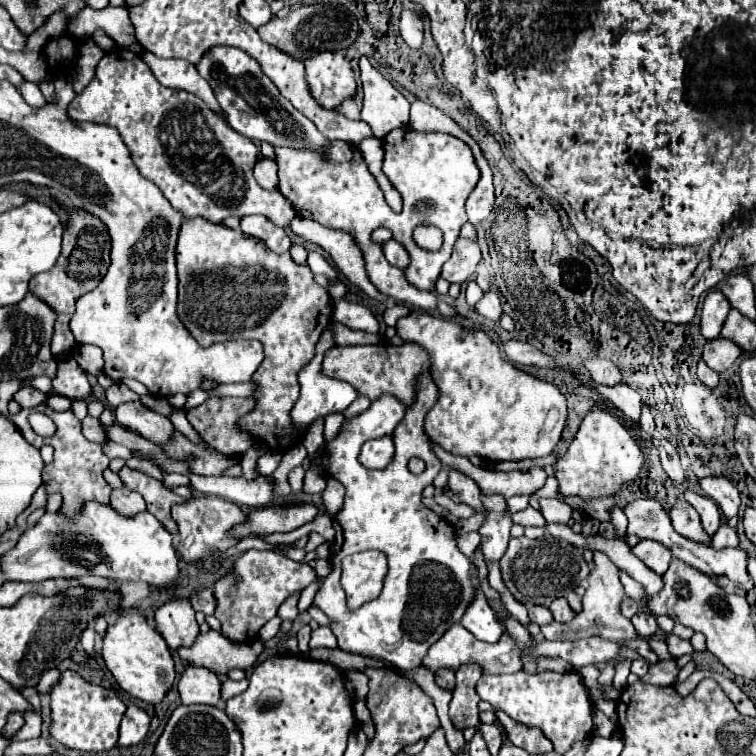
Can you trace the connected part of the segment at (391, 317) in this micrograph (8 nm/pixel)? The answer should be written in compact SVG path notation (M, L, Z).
M392 304L392 306L386 308L386 312L384 312L384 322L386 322L388 326L396 326L396 322L398 322L400 318L404 318L406 314L410 314L410 308L408 308L408 306L404 306L404 304Z

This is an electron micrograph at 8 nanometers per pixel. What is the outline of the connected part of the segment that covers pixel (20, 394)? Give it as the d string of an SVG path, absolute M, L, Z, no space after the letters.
M22 388L14 394L14 400L22 406L22 408L36 408L38 404L42 404L46 400L46 394L34 390L34 388Z

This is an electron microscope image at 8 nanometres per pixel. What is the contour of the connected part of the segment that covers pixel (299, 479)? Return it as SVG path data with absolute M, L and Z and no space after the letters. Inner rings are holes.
M298 466L298 468L294 468L290 474L288 474L288 482L290 482L290 486L292 486L292 492L300 492L302 490L302 482L304 482L304 468L302 466Z

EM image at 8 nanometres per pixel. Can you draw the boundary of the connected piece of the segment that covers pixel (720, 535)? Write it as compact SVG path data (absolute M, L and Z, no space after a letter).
M722 524L716 534L712 536L712 546L716 550L720 548L736 548L738 546L738 536L736 536L736 528L728 526L728 524Z

